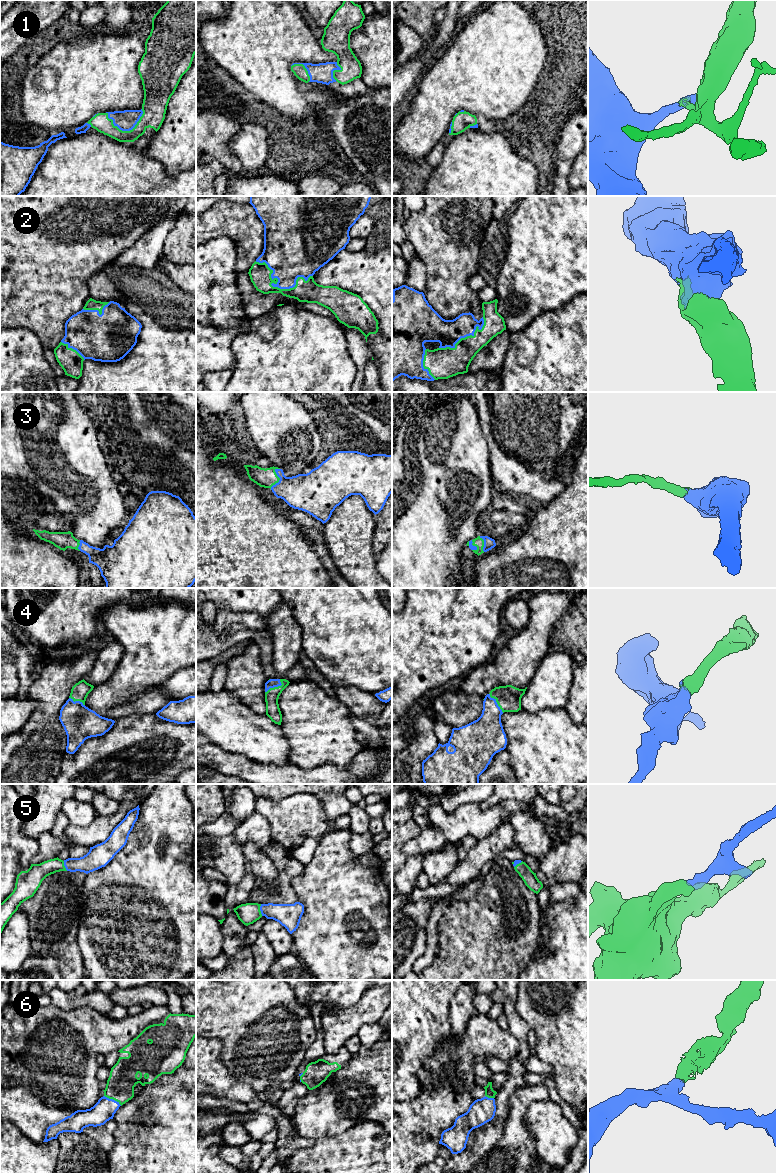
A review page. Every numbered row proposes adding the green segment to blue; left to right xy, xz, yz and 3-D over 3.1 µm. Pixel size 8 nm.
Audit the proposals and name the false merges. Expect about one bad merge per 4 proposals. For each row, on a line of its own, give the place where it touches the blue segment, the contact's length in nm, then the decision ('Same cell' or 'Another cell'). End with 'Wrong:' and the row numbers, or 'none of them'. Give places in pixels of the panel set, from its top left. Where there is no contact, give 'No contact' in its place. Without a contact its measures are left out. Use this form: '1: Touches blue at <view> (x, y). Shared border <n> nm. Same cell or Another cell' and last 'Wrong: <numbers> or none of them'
1: Touches blue at xy (126, 130). Shared border 300 nm. Same cell
2: Touches blue at xz (275, 286). Shared border 480 nm. Same cell
3: Touches blue at xz (279, 477). Shared border 180 nm. Same cell
4: Touches blue at xz (275, 686). Shared border 170 nm. Same cell
5: Touches blue at xz (260, 910). Shared border 100 nm. Same cell
6: Touches blue at xy (112, 1099). Shared border 170 nm. Same cell
Wrong: none of them

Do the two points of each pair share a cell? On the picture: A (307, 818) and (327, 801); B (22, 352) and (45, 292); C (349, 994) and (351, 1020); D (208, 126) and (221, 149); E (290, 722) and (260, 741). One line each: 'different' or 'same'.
A: different
B: different
C: different
D: same
E: different

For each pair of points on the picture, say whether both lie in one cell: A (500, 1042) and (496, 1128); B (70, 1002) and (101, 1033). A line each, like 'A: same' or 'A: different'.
A: different
B: different

